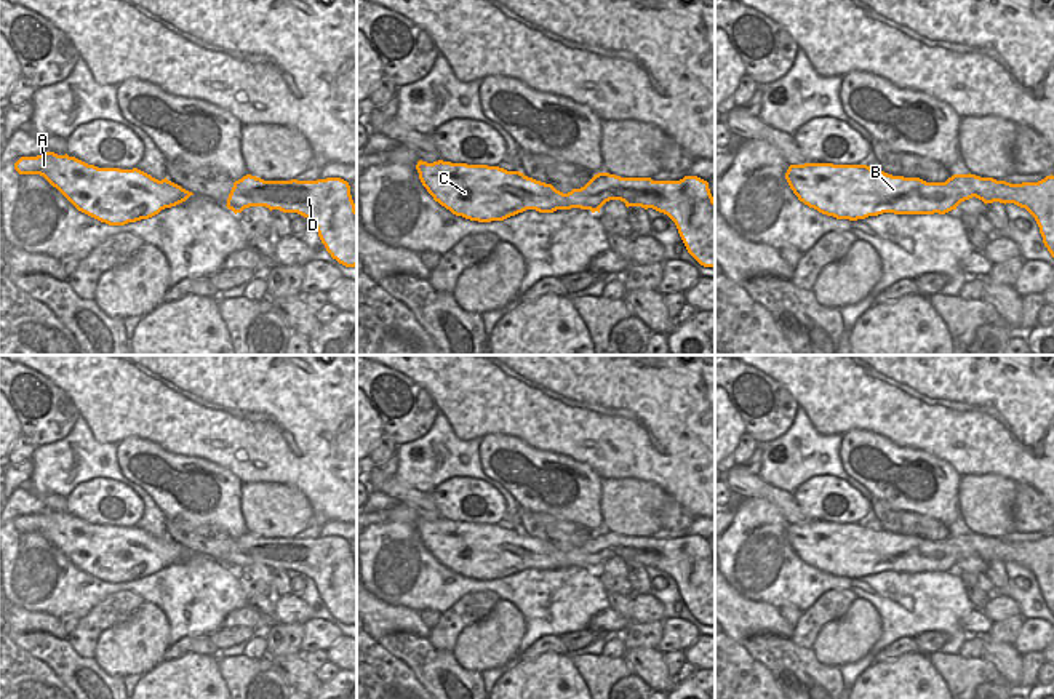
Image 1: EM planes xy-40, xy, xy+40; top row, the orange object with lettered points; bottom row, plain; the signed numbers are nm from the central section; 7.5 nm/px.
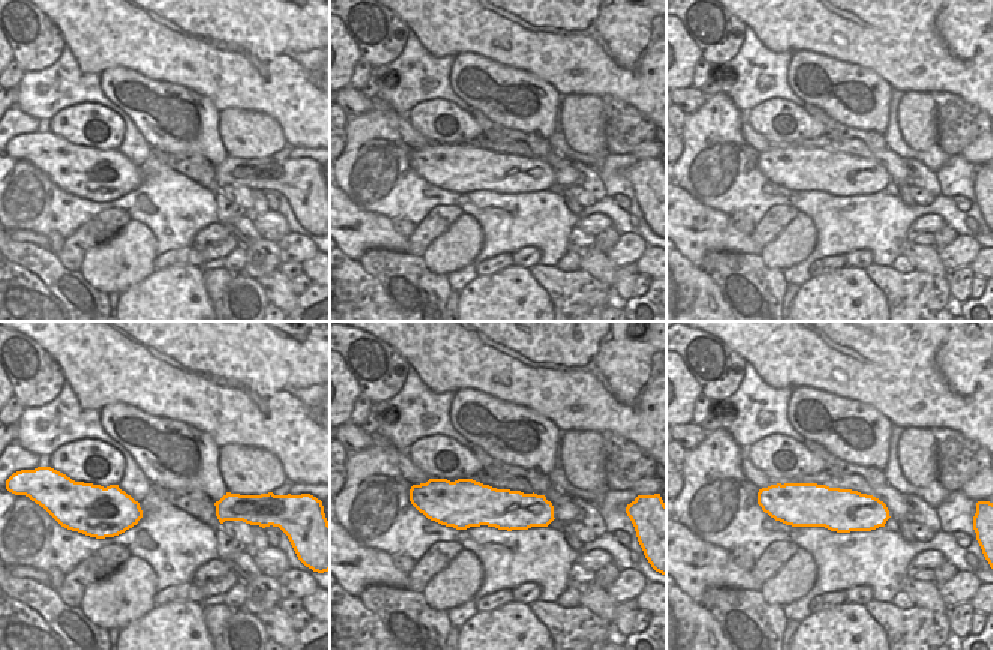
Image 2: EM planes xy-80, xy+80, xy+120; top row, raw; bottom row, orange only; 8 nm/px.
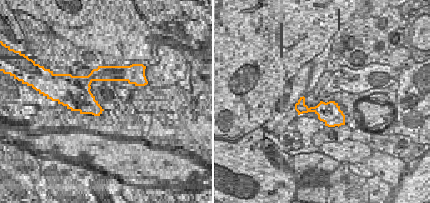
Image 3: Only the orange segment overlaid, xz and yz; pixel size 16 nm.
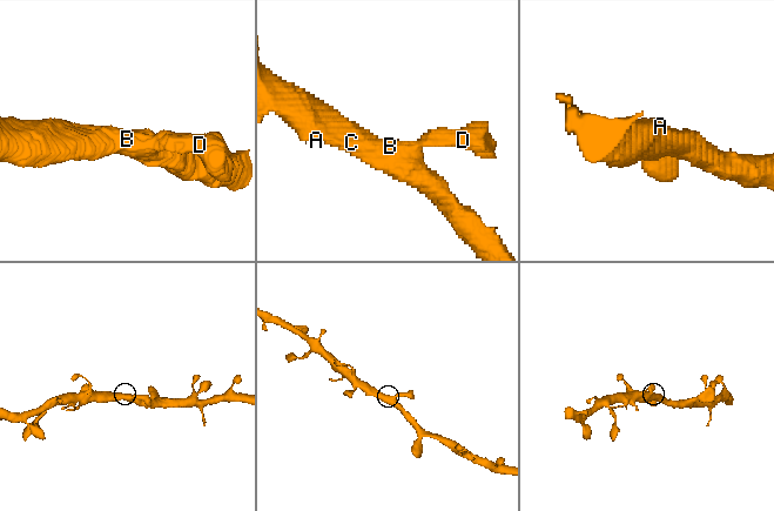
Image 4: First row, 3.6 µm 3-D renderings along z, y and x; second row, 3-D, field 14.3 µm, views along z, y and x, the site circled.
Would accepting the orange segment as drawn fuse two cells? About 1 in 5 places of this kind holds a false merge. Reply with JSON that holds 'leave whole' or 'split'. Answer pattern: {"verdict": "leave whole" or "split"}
{"verdict": "leave whole"}

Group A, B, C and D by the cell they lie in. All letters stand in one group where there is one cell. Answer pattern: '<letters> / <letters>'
A B C D

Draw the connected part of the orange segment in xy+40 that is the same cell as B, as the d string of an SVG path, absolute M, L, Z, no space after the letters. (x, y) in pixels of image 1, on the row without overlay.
M790 523L785 537L800 560L836 577L865 577L883 571L945 573L972 555L985 563L1014 561L1036 579L1054 616L1054 534L1011 542L976 533L953 533L945 541L892 534L867 523Z

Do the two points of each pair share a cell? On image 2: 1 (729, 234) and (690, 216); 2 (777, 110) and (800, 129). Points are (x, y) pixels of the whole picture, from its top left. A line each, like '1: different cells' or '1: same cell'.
1: same cell
2: same cell

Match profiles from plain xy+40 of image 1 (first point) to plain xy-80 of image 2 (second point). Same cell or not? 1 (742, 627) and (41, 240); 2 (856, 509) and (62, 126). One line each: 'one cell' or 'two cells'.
1: one cell
2: one cell

